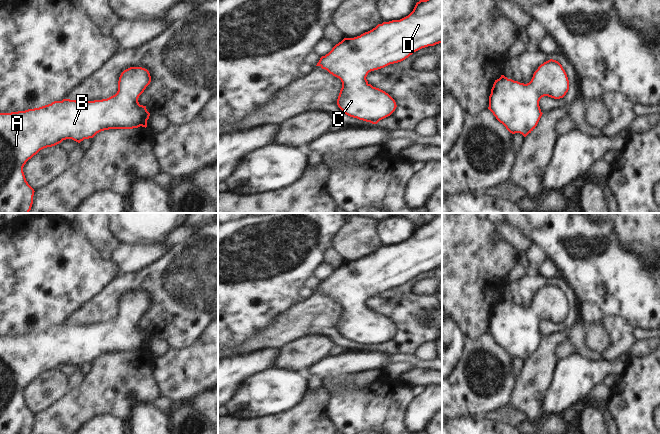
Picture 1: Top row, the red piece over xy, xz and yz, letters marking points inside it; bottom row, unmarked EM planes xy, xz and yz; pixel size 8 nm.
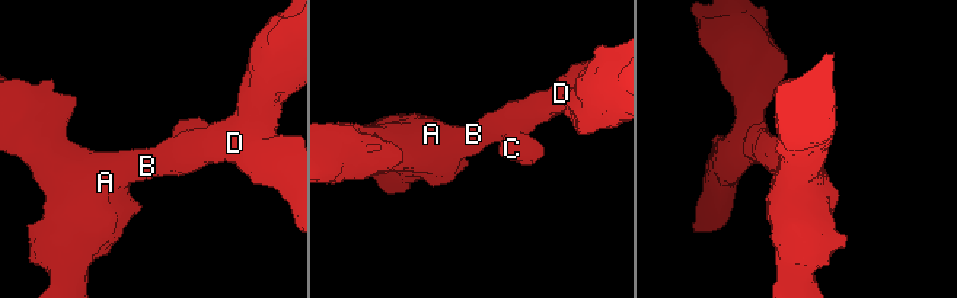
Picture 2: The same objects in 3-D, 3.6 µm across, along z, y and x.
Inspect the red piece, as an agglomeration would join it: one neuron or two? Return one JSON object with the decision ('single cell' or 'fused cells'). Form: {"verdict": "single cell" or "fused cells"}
{"verdict": "single cell"}

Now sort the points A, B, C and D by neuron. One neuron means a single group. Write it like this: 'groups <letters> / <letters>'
groups A B C D

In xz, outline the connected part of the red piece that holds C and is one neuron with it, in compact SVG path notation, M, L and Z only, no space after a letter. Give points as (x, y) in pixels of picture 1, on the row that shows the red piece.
M420 0L408 16L378 24L360 36L344 38L316 66L341 80L337 105L346 115L377 124L397 105L388 93L368 83L368 73L439 43L442 0Z

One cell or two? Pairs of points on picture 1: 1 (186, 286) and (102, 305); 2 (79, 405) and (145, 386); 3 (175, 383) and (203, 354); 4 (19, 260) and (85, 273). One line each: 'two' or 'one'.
1: one
2: one
3: one
4: one

